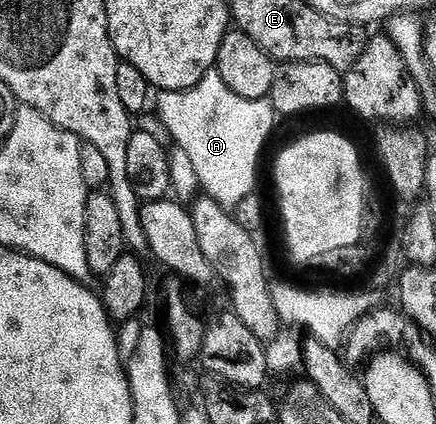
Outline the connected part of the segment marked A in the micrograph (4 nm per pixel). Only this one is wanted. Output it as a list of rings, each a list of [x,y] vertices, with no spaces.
[[[214,68],[187,91],[161,92],[155,108],[179,148],[190,155],[204,193],[225,211],[232,211],[243,198],[251,196],[257,182],[261,152],[277,122],[270,99],[239,97]]]

